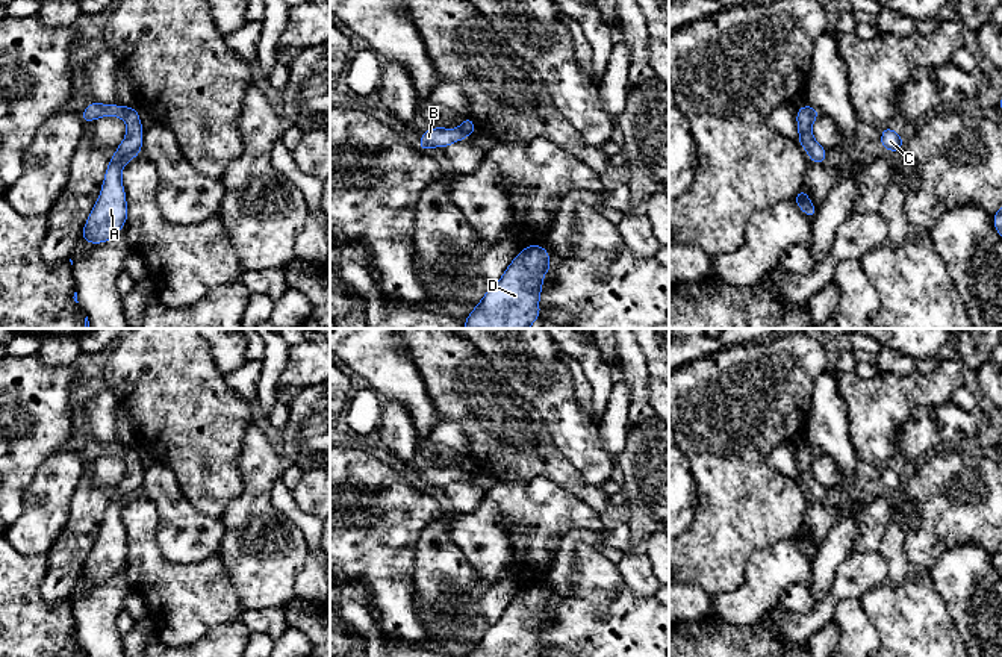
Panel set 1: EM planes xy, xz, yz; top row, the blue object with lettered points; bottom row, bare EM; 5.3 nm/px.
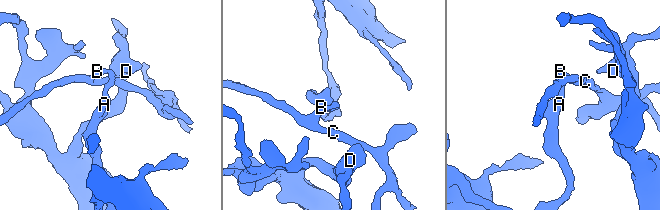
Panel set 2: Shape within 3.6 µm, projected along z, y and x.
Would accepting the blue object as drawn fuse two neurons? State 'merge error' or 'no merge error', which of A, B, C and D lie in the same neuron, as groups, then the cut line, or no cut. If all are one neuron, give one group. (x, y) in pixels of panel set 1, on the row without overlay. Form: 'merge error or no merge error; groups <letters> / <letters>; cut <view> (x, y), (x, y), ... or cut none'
merge error; groups A D / B C; cut xy (126, 447), (121, 456)

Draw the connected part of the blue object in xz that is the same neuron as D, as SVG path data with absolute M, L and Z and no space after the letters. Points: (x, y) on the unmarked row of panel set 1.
M527 584L466 657L540 657L539 636L549 609L548 587Z

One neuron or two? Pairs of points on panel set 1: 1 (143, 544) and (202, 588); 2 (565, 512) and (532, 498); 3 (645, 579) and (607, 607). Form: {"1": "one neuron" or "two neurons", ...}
{"1": "one neuron", "2": "one neuron", "3": "two neurons"}

